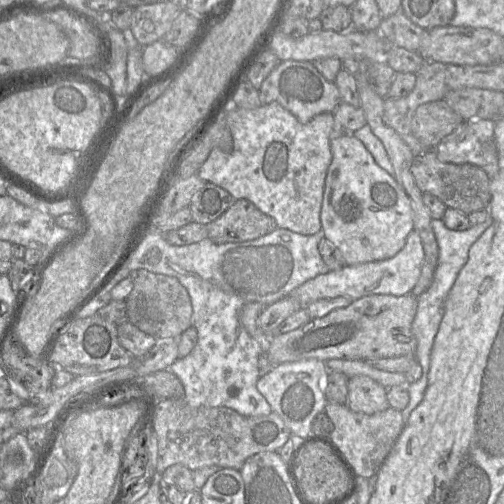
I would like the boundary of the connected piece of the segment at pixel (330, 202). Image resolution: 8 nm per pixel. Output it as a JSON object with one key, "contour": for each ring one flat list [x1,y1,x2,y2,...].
{"contour":[[334,134,330,141,332,162,328,167,321,207,321,234,341,252,346,265,381,261,395,256,413,231,410,200,396,179,381,168,364,144,353,134]]}

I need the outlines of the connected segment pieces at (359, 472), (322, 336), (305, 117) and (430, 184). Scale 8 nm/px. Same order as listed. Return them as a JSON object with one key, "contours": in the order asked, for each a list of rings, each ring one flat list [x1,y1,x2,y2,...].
{"contours":[[[327,402,324,412,333,422,330,438,344,453,358,478,370,478,378,472,405,425,401,411,392,407,364,414,352,411,347,404]],[[413,294,361,297,323,317,310,319,295,330,272,336,267,356,275,365,309,358,326,362,330,359,371,360,415,356,417,341,412,332,412,323,417,306,418,299]],[[281,61,265,78,258,91,262,104,277,102,303,124,321,113,333,113,342,103,335,83,326,80,311,61]],[[435,150,417,155,411,164,411,173,415,183,423,194,431,194,443,202,446,208,453,208,465,215,488,209,491,194,487,173,473,164,453,164,438,159]]]}

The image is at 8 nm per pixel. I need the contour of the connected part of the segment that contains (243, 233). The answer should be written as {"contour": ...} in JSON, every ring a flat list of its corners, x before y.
{"contour":[[247,199,236,200,207,226,208,238,216,244,254,240,277,228,271,216,263,213]]}

